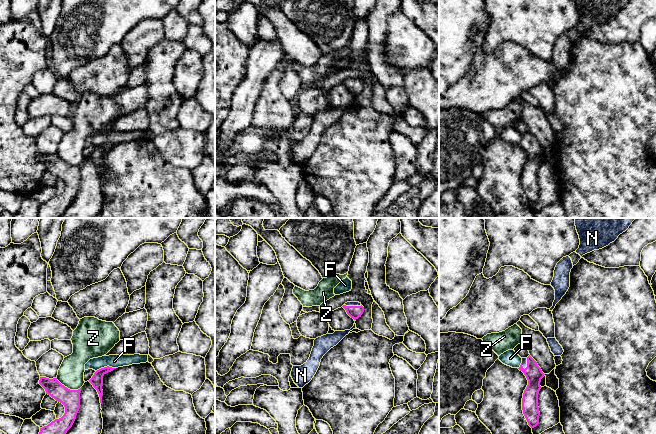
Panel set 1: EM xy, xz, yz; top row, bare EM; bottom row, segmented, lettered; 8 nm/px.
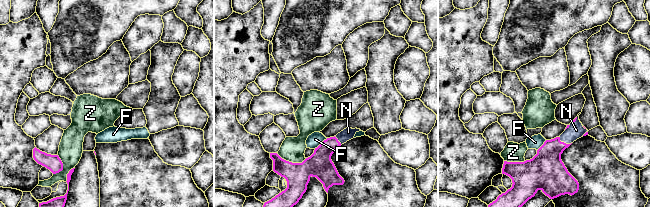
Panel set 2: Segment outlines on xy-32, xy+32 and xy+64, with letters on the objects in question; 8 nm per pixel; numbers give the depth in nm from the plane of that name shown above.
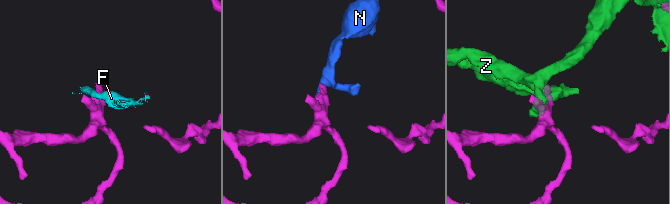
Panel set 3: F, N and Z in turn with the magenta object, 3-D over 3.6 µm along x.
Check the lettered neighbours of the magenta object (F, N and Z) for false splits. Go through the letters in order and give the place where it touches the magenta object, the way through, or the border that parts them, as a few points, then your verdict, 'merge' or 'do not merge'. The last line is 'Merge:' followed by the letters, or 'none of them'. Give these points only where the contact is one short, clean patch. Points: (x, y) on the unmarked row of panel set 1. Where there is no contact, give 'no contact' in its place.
F: meets magenta in xy at (105, 143); border along xy (115, 143), (104, 142), (96, 147); do not merge
N: meets magenta in xz at (353, 82); runs through xz (355, 88), (353, 82), (348, 79); merge
Z: meets magenta in xy at (67, 164); do not merge
Merge: N

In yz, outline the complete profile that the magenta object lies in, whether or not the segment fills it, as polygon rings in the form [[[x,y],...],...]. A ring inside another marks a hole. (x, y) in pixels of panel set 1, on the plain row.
[[[530,131],[527,134],[522,134],[522,139],[518,145],[524,149],[528,156],[522,174],[523,190],[528,201],[534,204],[539,200],[538,170],[542,164],[540,162],[541,155],[545,150]]]

